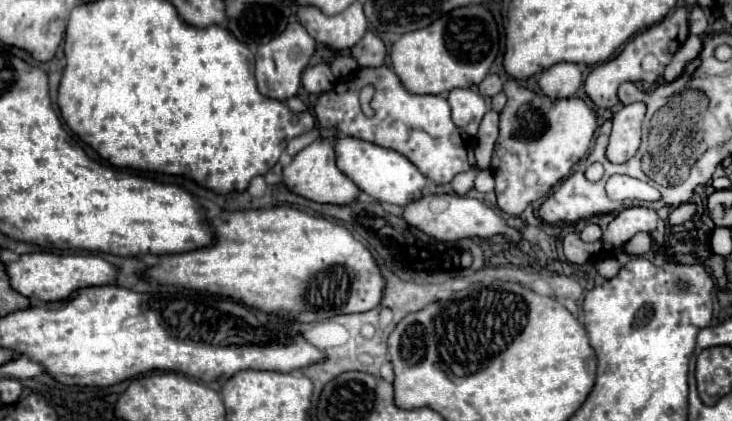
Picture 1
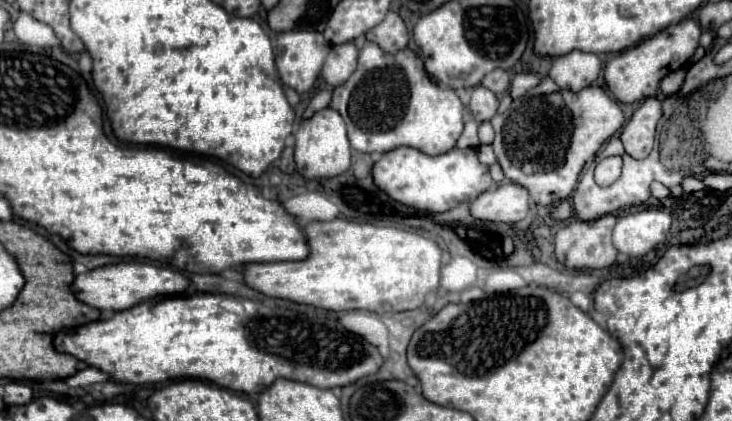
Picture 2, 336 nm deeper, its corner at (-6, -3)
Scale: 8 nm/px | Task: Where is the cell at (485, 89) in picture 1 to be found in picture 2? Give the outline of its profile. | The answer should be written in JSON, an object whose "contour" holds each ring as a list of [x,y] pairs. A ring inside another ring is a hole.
{"contour":[[[492,70],[490,74],[486,74],[486,78],[482,80],[482,86],[486,86],[488,90],[492,90],[494,94],[504,94],[510,86],[510,76],[506,70]]]}

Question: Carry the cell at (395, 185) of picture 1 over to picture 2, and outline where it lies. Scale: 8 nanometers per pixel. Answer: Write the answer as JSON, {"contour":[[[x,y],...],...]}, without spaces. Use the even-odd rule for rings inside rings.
{"contour":[[[408,146],[394,148],[382,154],[382,158],[374,164],[372,178],[374,184],[396,202],[424,212],[446,212],[456,204],[476,198],[492,188],[490,172],[478,162],[476,150],[472,148],[452,148],[440,156],[426,156],[424,152]]]}

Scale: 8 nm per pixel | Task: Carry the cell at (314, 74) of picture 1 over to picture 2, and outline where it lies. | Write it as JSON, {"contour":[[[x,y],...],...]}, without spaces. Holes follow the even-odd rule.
{"contour":[[[352,42],[334,46],[322,66],[324,82],[332,88],[346,82],[346,78],[350,78],[350,74],[356,70],[356,58],[358,58],[358,50]]]}

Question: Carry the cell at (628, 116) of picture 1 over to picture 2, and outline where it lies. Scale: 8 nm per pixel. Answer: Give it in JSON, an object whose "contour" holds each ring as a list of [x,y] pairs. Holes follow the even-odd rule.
{"contour":[[[646,98],[640,108],[634,112],[630,122],[624,126],[620,140],[624,144],[626,154],[632,158],[646,158],[654,146],[656,122],[660,118],[660,102],[658,98]]]}

